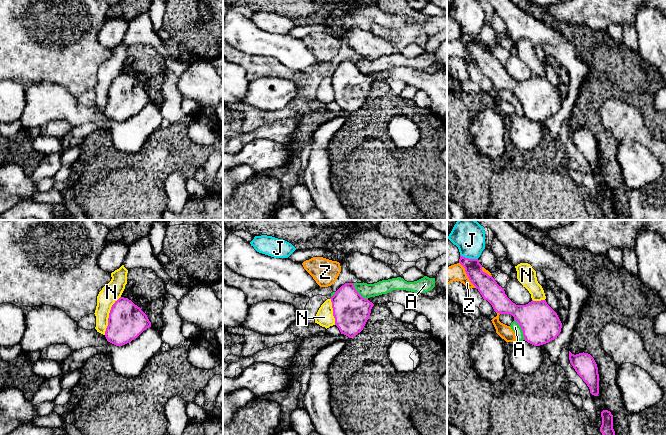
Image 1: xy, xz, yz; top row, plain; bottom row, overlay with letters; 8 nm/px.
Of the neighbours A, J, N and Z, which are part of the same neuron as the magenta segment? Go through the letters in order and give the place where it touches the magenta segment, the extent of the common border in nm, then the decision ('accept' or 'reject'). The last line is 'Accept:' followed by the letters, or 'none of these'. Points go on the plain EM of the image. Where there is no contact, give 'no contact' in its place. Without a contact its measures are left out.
A: meets magenta in yz at (522, 106); contact 180 nm long; reject
J: meets magenta in yz at (468, 34); contact 150 nm long; reject
N: meets magenta in xy at (109, 91); contact 340 nm long; reject
Z: meets magenta in yz at (467, 51); contact 240 nm long; reject
Accept: none of these

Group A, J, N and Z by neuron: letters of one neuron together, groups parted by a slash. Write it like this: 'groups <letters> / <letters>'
groups A / J / N / Z

